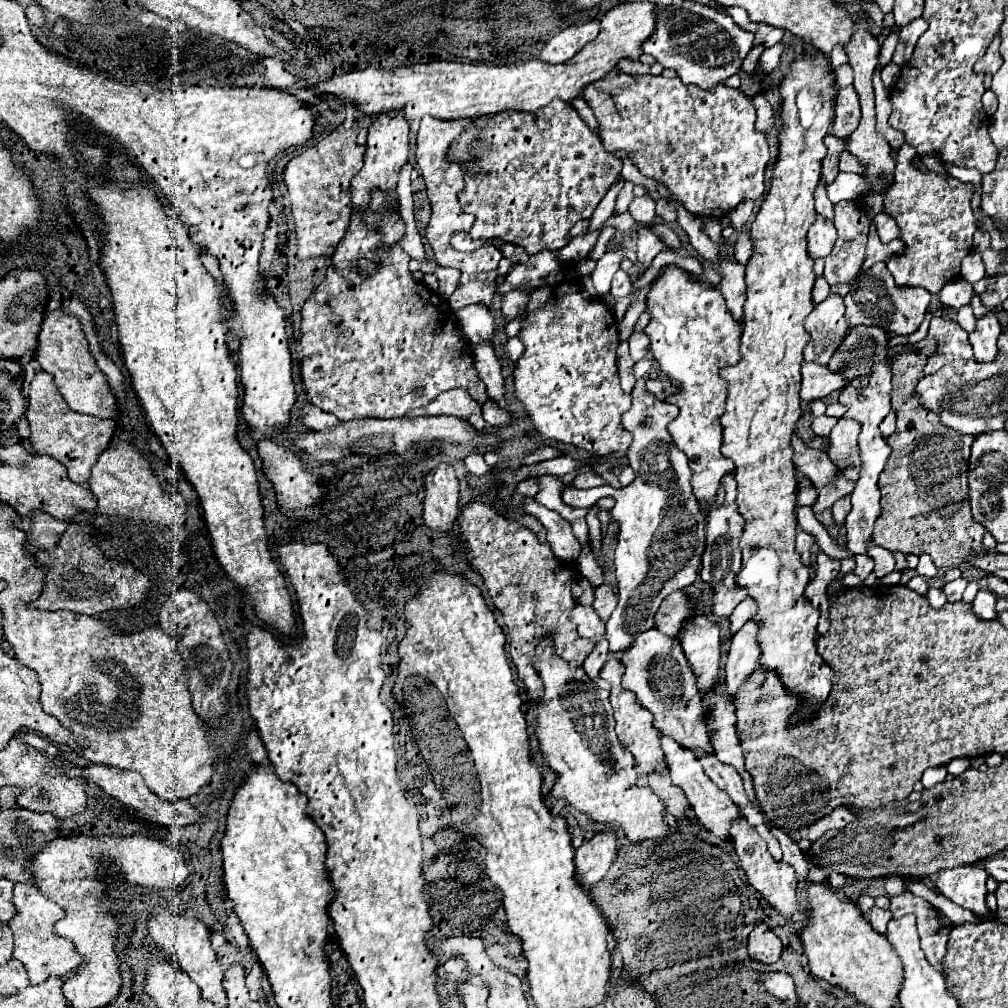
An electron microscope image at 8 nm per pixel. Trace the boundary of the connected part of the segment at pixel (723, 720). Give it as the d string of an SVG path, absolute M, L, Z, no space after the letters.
M712 693L708 697L708 709L710 709L710 729L714 731L712 735L712 745L716 749L716 755L722 763L728 763L736 767L744 781L744 789L748 795L748 801L758 807L754 789L752 789L752 777L744 769L744 757L740 749L740 739L736 735L736 715L732 703L724 695Z

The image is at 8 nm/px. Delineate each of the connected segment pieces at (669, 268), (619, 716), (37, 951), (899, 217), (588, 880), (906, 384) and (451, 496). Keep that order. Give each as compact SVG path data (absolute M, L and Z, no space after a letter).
M664 265L654 281L650 283L650 291L646 295L646 311L650 313L650 323L646 325L644 333L650 339L650 351L658 363L660 373L666 373L668 379L678 383L678 391L666 397L668 403L674 403L680 407L678 417L670 425L670 433L674 439L674 445L688 457L690 469L692 469L692 489L694 495L700 499L702 507L708 509L708 505L716 499L716 491L720 487L720 479L726 473L734 471L732 459L724 457L720 453L722 445L722 427L720 427L720 415L724 413L724 383L718 379L718 371L722 367L728 367L732 363L738 363L740 353L740 323L734 319L730 309L724 303L724 297L716 287L712 287L706 281L696 281L688 271L684 271L678 265Z
M610 657L604 667L600 669L600 679L604 679L606 683L610 683L610 705L614 707L614 719L616 719L616 735L618 739L624 743L624 747L634 755L636 763L640 765L640 771L642 773L652 773L658 763L664 761L664 753L660 749L660 743L658 743L658 731L656 727L652 725L652 713L646 711L646 707L642 707L638 701L636 701L636 695L632 691L626 691L622 689L622 675L624 675L624 665L616 659L616 657Z
M16 883L12 903L16 907L16 915L10 919L10 929L14 931L14 959L22 961L30 983L42 983L48 977L66 977L76 965L80 965L80 955L76 955L76 949L66 939L54 935L54 923L64 917L64 911L52 903L46 895L36 891L30 883Z
M906 143L896 155L894 181L884 195L884 211L896 219L900 227L900 239L906 243L906 251L886 259L890 273L898 285L924 287L930 293L938 293L944 283L960 275L960 263L972 249L972 235L976 231L976 219L970 209L970 195L974 185L960 183L954 177L942 177L932 171L920 171L910 165L916 157Z
M614 829L594 833L588 841L584 841L576 849L574 855L576 875L586 891L606 875L608 867L614 861L616 851L618 851L618 837Z
M912 345L892 347L892 409L896 411L896 431L886 439L892 453L878 479L878 487L882 491L882 499L880 499L882 513L874 523L872 539L876 545L882 545L890 551L902 551L902 553L914 553L914 555L928 553L934 559L934 565L940 571L946 571L950 567L958 567L960 563L966 563L968 551L980 551L982 537L986 533L986 529L978 521L974 521L970 513L968 481L954 479L956 475L966 477L972 437L944 427L942 423L938 423L938 415L924 411L924 407L916 403L916 397L912 397L912 391L916 383L924 377L922 367L926 363L926 355L920 355L920 351L910 351L910 349Z
M440 463L424 477L424 523L430 529L450 529L458 515L458 477L452 465Z

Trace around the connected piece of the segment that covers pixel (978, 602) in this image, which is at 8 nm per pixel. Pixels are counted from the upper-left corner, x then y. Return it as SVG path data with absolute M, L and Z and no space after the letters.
M978 591L974 601L970 603L972 605L972 613L978 615L978 617L984 617L984 619L994 619L996 617L996 611L994 611L994 603L996 603L996 595L992 591Z

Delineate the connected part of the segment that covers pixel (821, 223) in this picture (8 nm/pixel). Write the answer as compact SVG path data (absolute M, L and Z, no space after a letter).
M816 213L814 223L808 229L808 253L812 259L826 257L832 251L832 245L836 241L836 227L830 219Z

